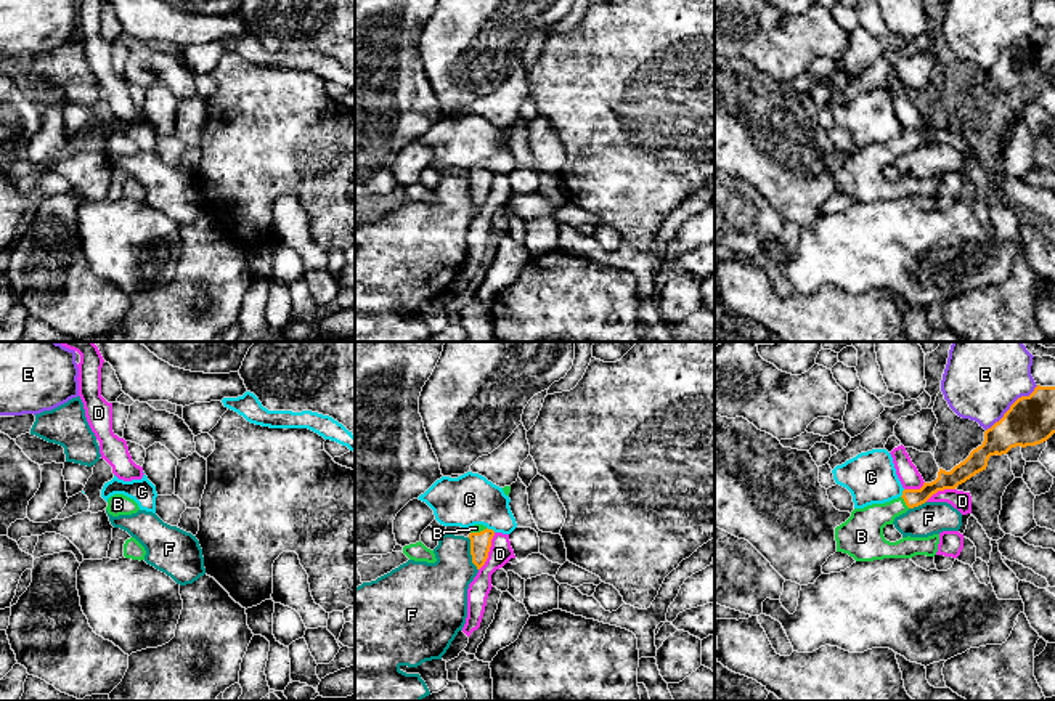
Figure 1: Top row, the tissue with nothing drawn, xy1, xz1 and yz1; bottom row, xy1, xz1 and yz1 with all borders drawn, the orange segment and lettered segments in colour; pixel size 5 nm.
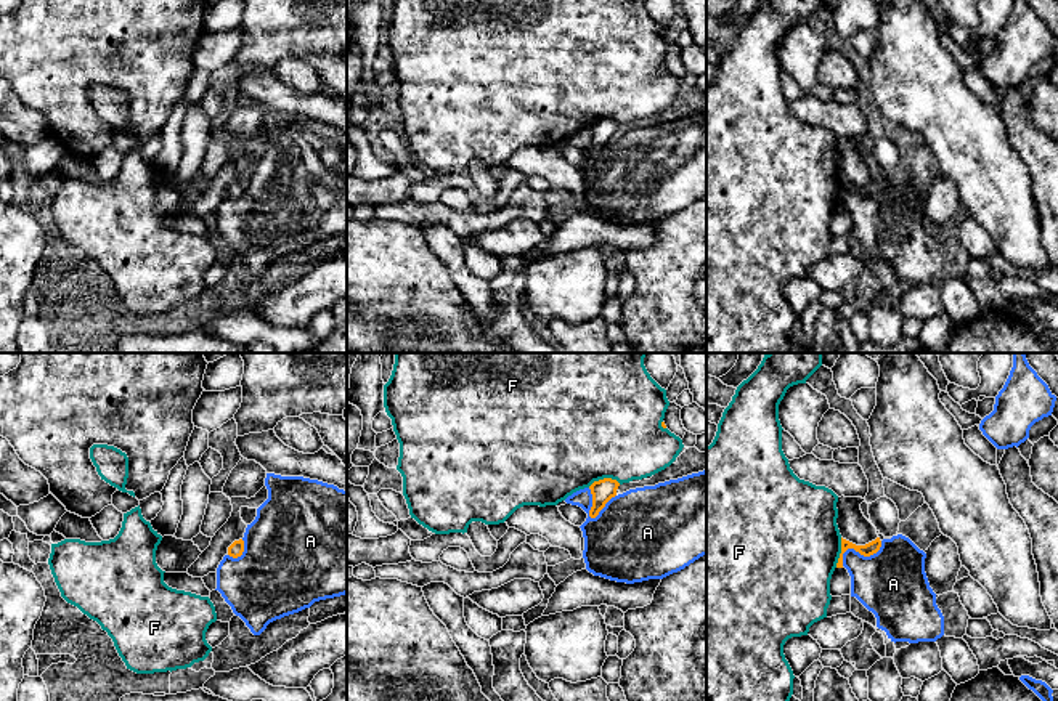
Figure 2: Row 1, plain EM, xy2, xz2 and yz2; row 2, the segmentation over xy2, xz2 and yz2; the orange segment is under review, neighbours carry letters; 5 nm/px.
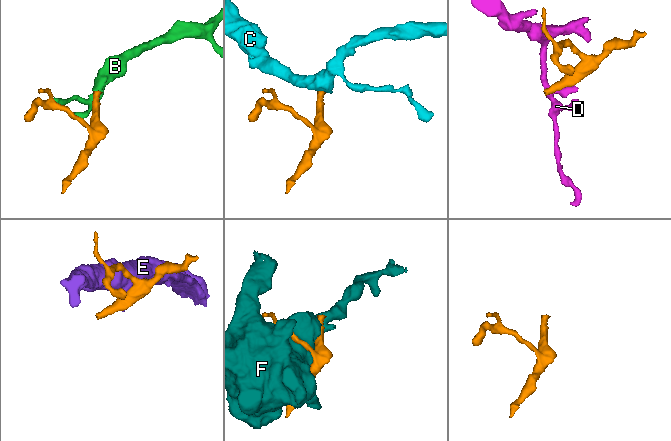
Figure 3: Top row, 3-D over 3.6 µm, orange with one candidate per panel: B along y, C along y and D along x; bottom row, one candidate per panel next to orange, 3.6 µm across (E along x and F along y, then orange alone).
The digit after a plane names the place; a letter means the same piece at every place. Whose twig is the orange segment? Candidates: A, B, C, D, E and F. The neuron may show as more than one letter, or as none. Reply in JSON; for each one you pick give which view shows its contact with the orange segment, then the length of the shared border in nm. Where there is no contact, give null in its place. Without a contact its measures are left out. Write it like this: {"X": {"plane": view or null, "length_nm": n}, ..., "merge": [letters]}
{"B": {"plane": "yz1", "length_nm": 80}, "merge": ["B"]}

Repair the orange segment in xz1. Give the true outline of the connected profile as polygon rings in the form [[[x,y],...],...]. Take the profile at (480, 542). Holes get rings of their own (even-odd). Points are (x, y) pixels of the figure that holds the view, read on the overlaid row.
[[[474,525],[469,531],[472,563],[480,569],[488,558],[495,531],[483,525]]]

